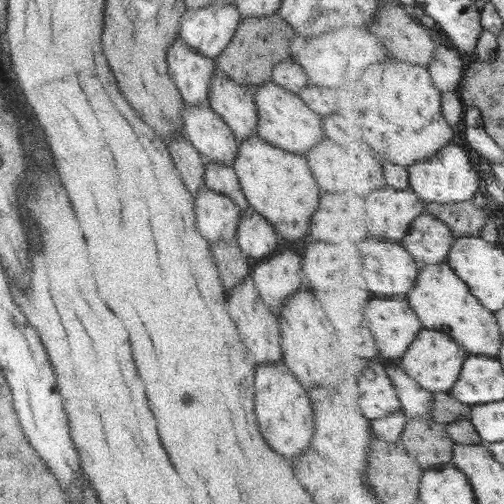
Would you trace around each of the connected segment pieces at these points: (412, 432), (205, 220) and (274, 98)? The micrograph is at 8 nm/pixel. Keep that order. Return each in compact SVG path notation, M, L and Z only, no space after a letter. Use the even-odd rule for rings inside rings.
M430 417L412 418L405 429L400 443L425 471L452 463L456 442L449 436L446 424Z
M203 186L193 194L194 217L199 234L211 242L235 242L241 210L221 192Z
M270 81L251 90L257 111L255 134L267 144L280 148L284 152L303 156L316 142L326 138L322 129L322 117L307 108L296 94Z

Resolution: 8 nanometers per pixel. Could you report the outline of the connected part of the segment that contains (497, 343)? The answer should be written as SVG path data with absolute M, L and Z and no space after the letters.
M449 263L429 264L420 268L417 286L406 299L420 316L425 329L437 330L453 337L469 354L497 358L501 352L502 332L496 313L489 310L472 294Z

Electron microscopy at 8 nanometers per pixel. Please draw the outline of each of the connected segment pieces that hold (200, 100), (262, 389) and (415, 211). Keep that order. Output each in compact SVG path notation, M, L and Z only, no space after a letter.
M177 38L165 52L165 63L173 85L185 104L197 106L207 102L214 59L201 56Z
M282 360L273 364L256 364L253 376L255 388L255 416L263 440L283 458L293 458L309 448L315 430L313 409L307 390L289 374Z
M381 188L366 197L366 224L370 236L401 243L413 220L425 211L424 201L413 188Z

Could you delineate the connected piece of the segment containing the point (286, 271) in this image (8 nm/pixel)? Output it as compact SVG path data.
M289 248L259 260L251 270L249 275L259 299L276 316L283 301L300 290L299 271L299 254Z

